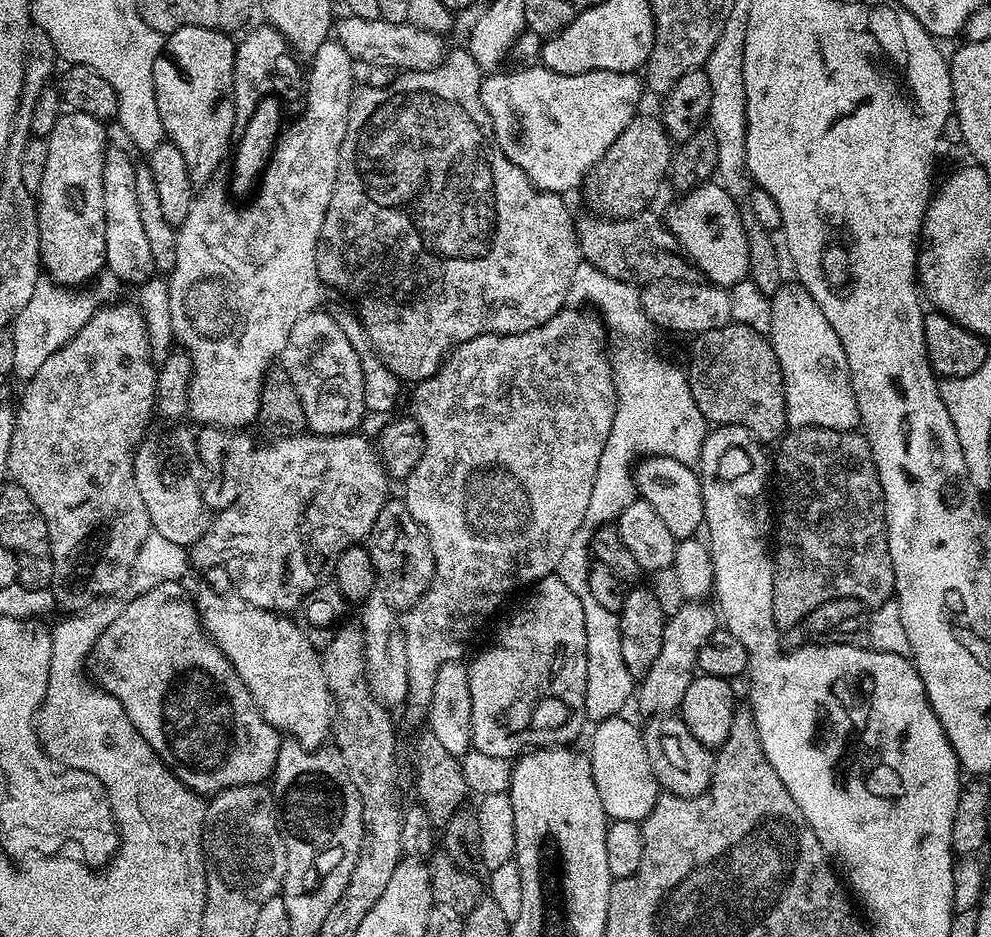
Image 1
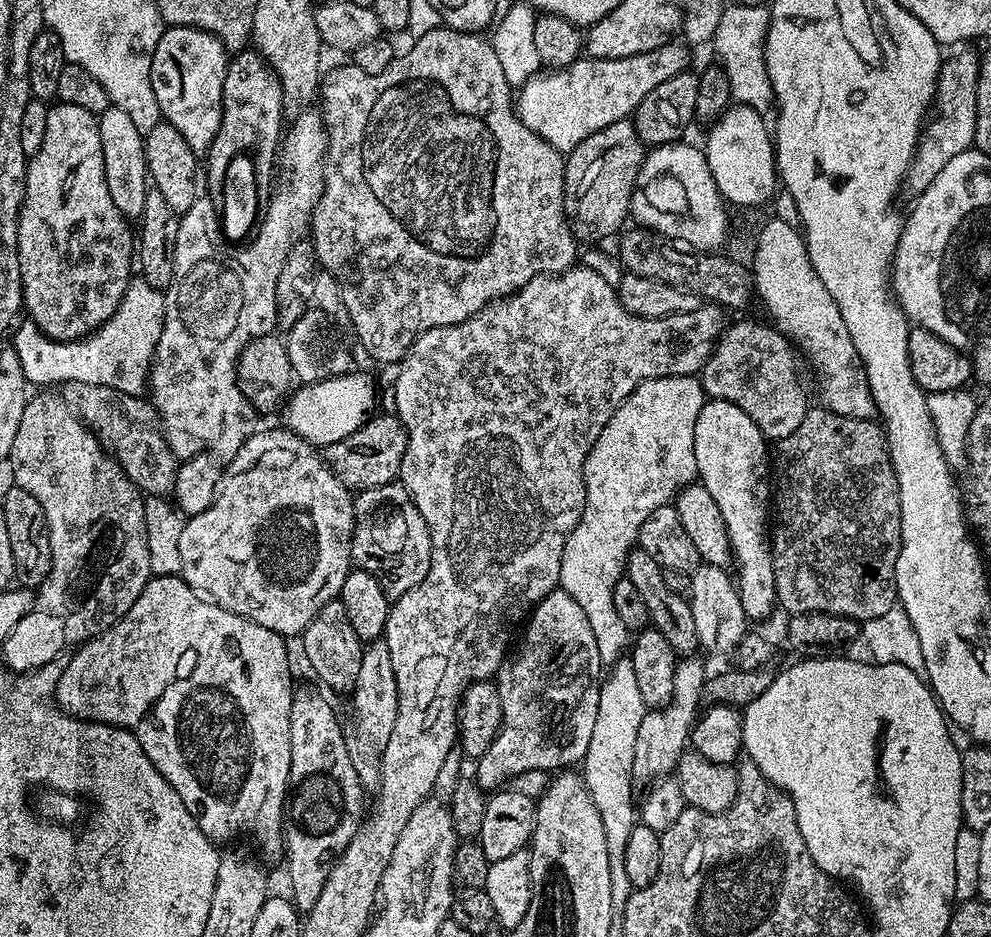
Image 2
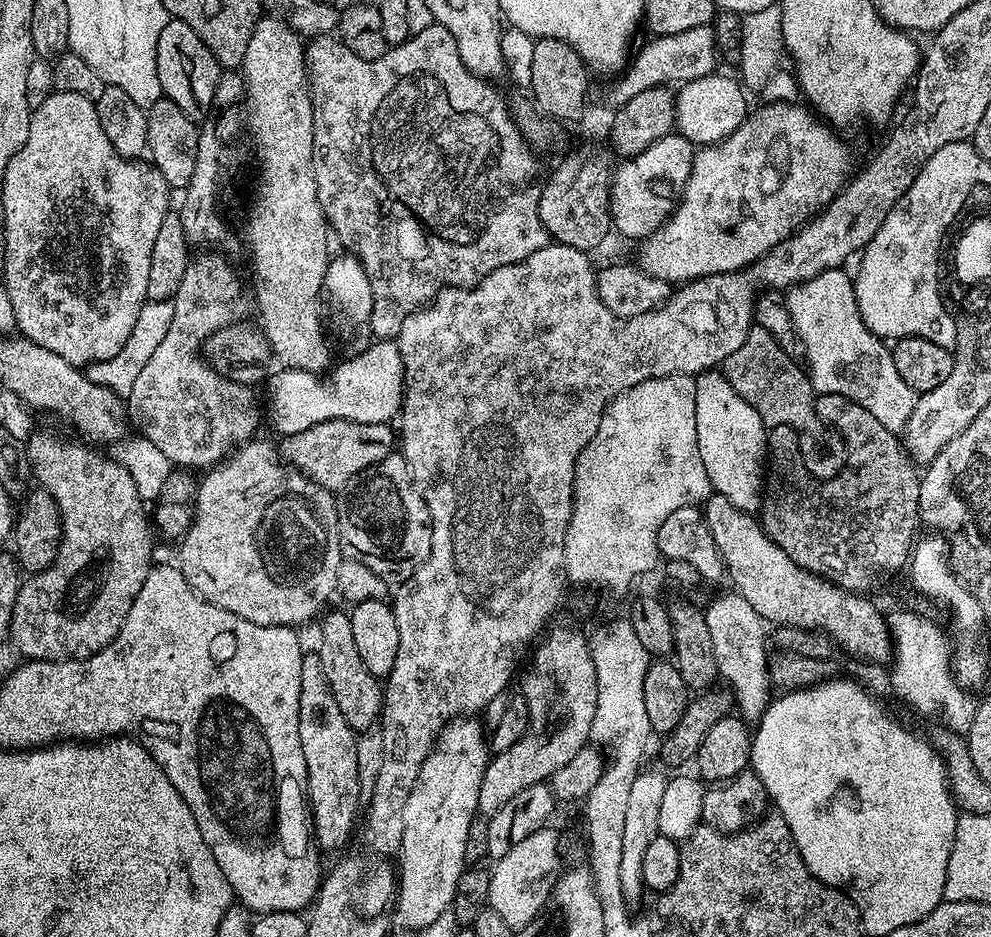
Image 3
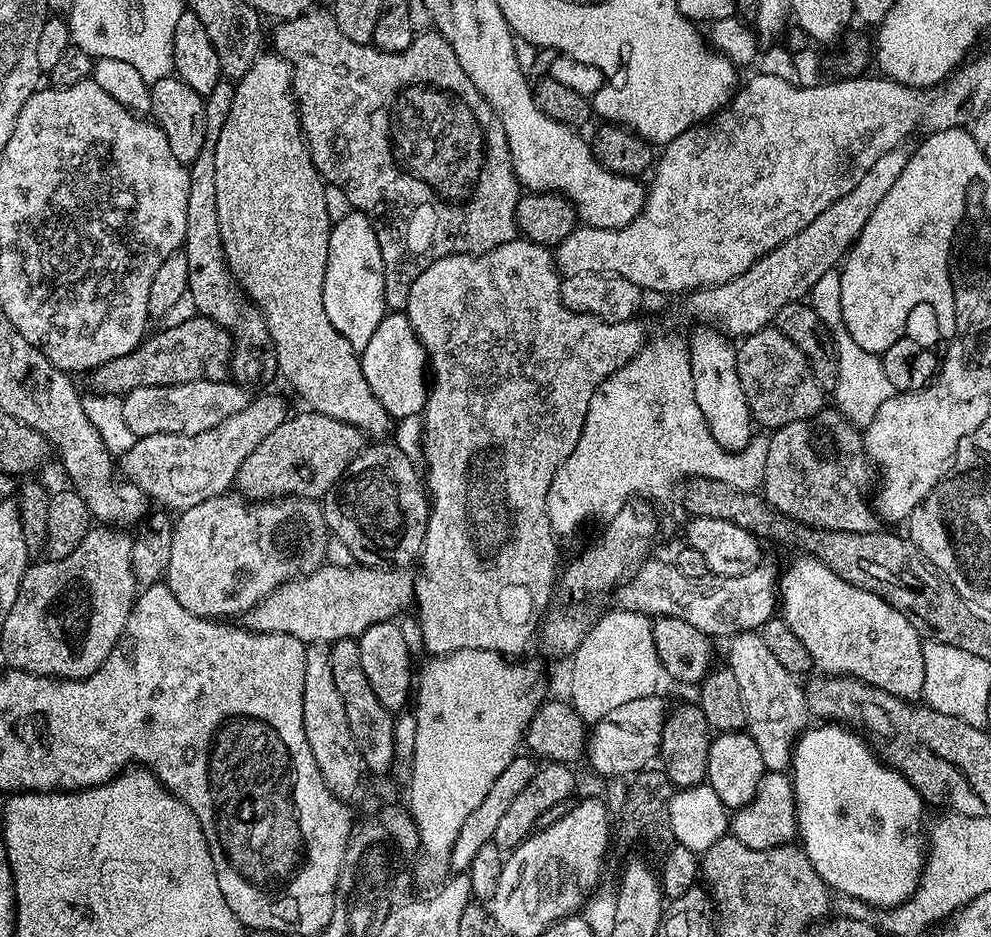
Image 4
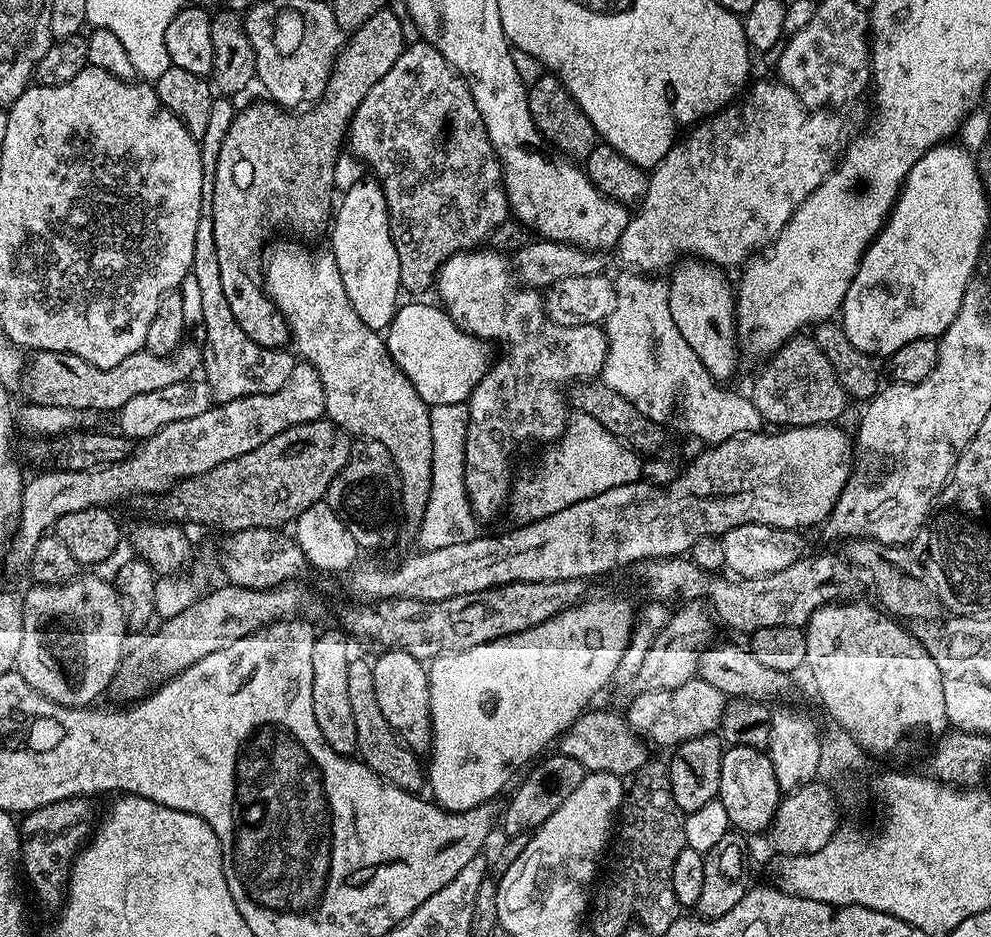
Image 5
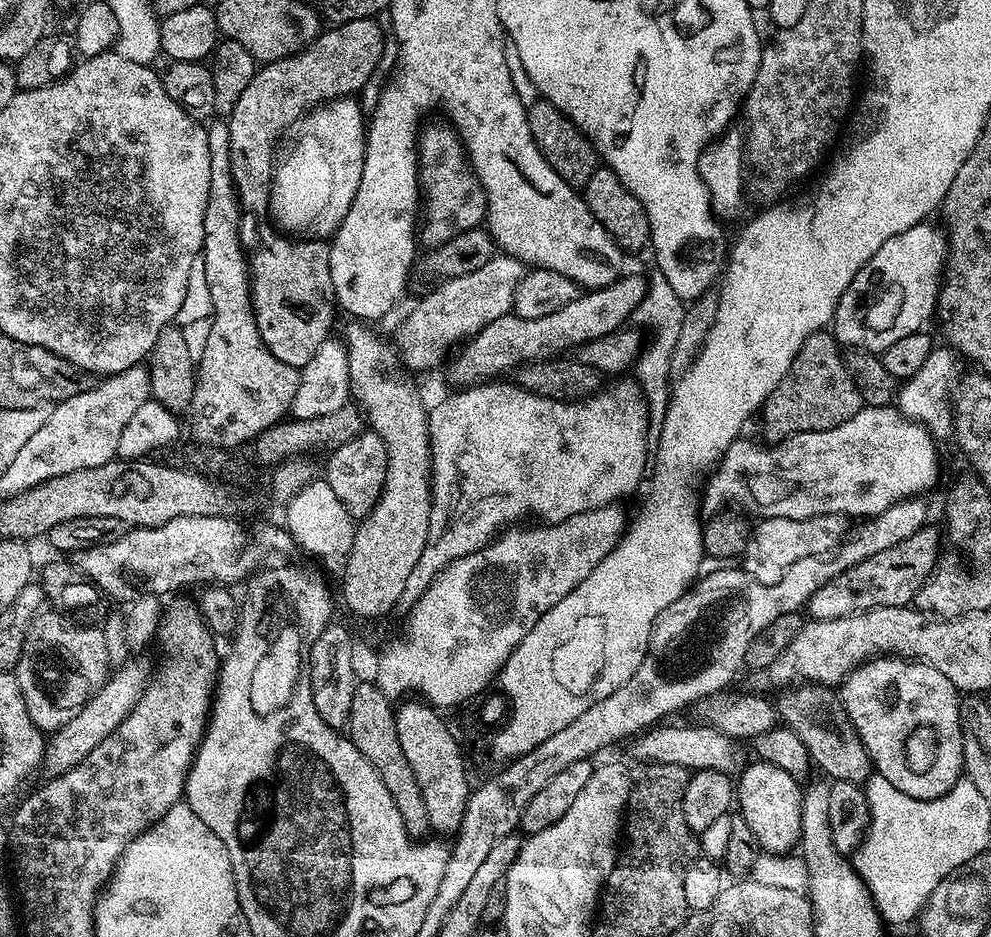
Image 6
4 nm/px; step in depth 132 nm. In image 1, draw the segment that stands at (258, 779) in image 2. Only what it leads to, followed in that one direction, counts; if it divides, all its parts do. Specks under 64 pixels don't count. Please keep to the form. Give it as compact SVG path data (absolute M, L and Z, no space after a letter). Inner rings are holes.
M171 580L146 590L140 596L132 596L129 604L125 603L121 607L118 618L114 618L114 622L110 622L110 626L106 626L106 630L97 638L96 644L92 647L90 676L97 688L101 688L103 692L118 698L118 702L122 702L130 722L134 722L138 734L142 734L142 738L146 738L146 742L158 753L162 763L190 790L200 793L205 798L211 798L217 792L234 786L265 783L271 777L276 765L282 736L274 726L270 726L266 722L266 718L260 713L260 707L254 702L250 690L246 690L242 678L238 678L232 663L224 657L220 647L204 631L204 626L200 622L200 613L196 610L196 601L190 592L183 588L184 586L181 581Z

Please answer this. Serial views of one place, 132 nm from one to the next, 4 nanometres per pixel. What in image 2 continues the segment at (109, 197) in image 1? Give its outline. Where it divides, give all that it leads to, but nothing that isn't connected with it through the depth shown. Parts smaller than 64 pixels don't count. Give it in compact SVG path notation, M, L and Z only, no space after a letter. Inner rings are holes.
M109 106L105 112L99 113L98 123L102 138L106 186L110 190L110 196L114 198L115 205L123 216L139 218L150 187L148 159L144 153L145 133L140 132L138 126L134 126L134 121L126 110L115 106Z

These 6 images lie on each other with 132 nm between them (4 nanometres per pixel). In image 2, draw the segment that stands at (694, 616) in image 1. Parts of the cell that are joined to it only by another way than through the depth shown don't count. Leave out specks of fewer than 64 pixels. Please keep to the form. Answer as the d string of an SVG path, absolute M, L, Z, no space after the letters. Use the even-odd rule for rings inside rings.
M688 654L677 659L672 694L667 700L651 710L645 711L642 726L638 726L638 739L634 742L634 762L632 779L637 785L651 785L653 782L675 773L676 763L684 755L690 744L692 726L702 708L704 694L704 664L699 655Z

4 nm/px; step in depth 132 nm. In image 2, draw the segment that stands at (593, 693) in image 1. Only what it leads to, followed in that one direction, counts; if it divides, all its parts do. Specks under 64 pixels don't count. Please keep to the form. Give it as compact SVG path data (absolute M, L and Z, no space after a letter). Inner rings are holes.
M663 376L662 378L643 380L624 399L622 406L618 406L618 410L614 410L610 422L606 422L606 426L602 426L602 434L598 434L590 454L584 458L584 481L586 482L584 513L580 519L580 524L572 528L572 533L568 535L564 543L559 587L566 594L570 594L570 598L574 598L574 602L578 602L578 606L582 606L582 611L586 613L586 622L590 622L590 630L594 634L594 642L598 645L598 658L601 665L611 666L615 664L617 660L625 655L626 649L630 644L630 630L626 626L626 622L622 622L622 618L618 618L618 614L614 611L613 596L614 586L625 575L624 567L628 561L628 554L633 548L637 547L642 522L646 522L646 518L650 518L650 514L654 514L654 510L658 510L664 504L672 504L676 499L677 492L697 479L698 462L694 458L694 422L698 422L698 410L702 410L705 399L704 387L701 386L696 376Z

